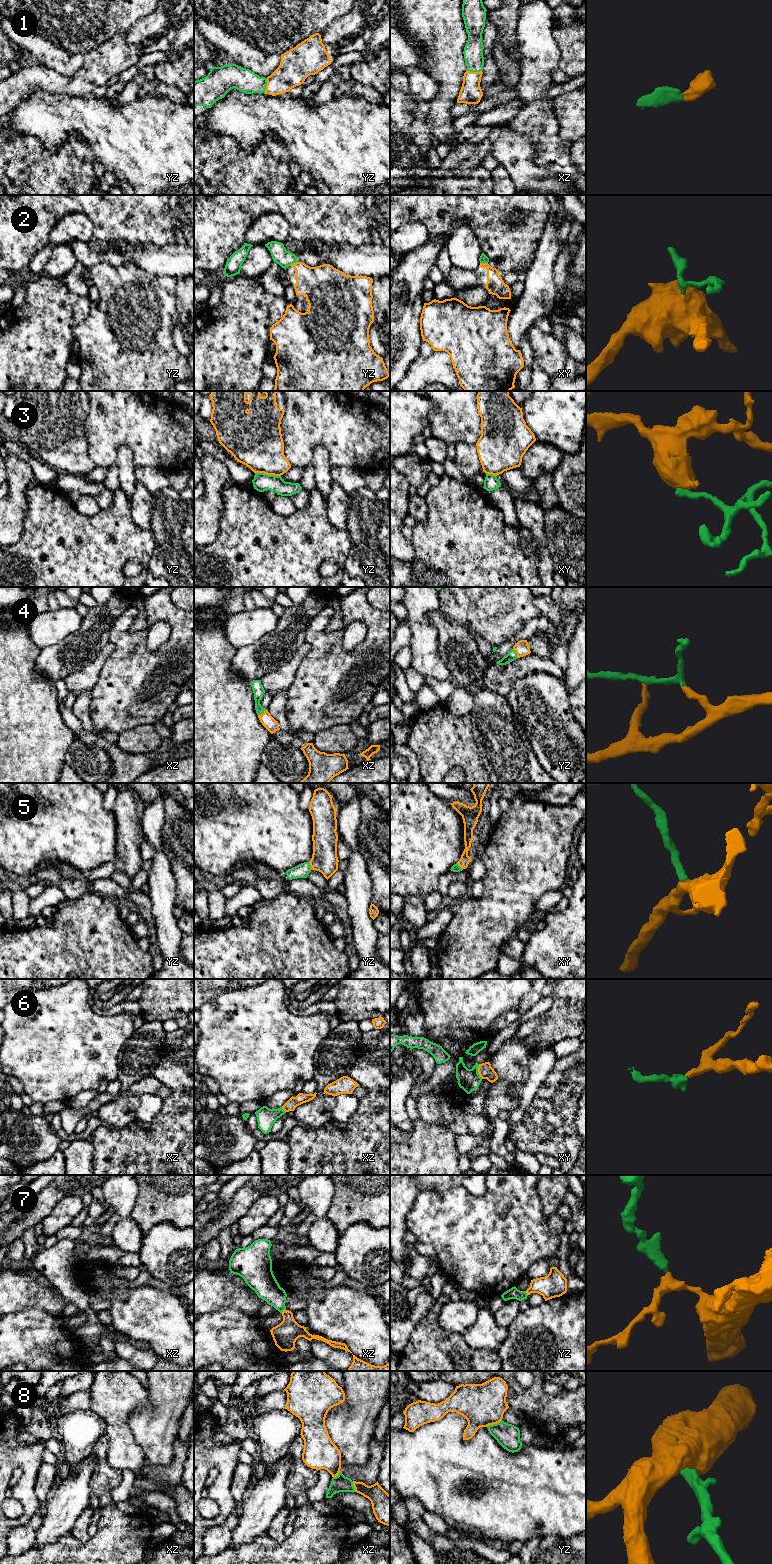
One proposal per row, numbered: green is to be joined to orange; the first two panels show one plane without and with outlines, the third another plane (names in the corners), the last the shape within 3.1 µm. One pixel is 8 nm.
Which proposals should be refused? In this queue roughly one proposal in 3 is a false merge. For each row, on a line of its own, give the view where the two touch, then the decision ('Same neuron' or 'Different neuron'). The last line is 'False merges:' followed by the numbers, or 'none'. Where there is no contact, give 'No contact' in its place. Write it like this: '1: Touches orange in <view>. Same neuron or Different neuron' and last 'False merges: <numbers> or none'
1: Touches orange in yz. Same neuron
2: Touches orange in yz. Different neuron
3: Touches orange in yz. Different neuron
4: Touches orange in xz. Same neuron
5: Touches orange in yz. Same neuron
6: Touches orange in xy. Same neuron
7: Touches orange in xz. Same neuron
8: Touches orange in yz. Different neuron
False merges: 2, 3, 8

